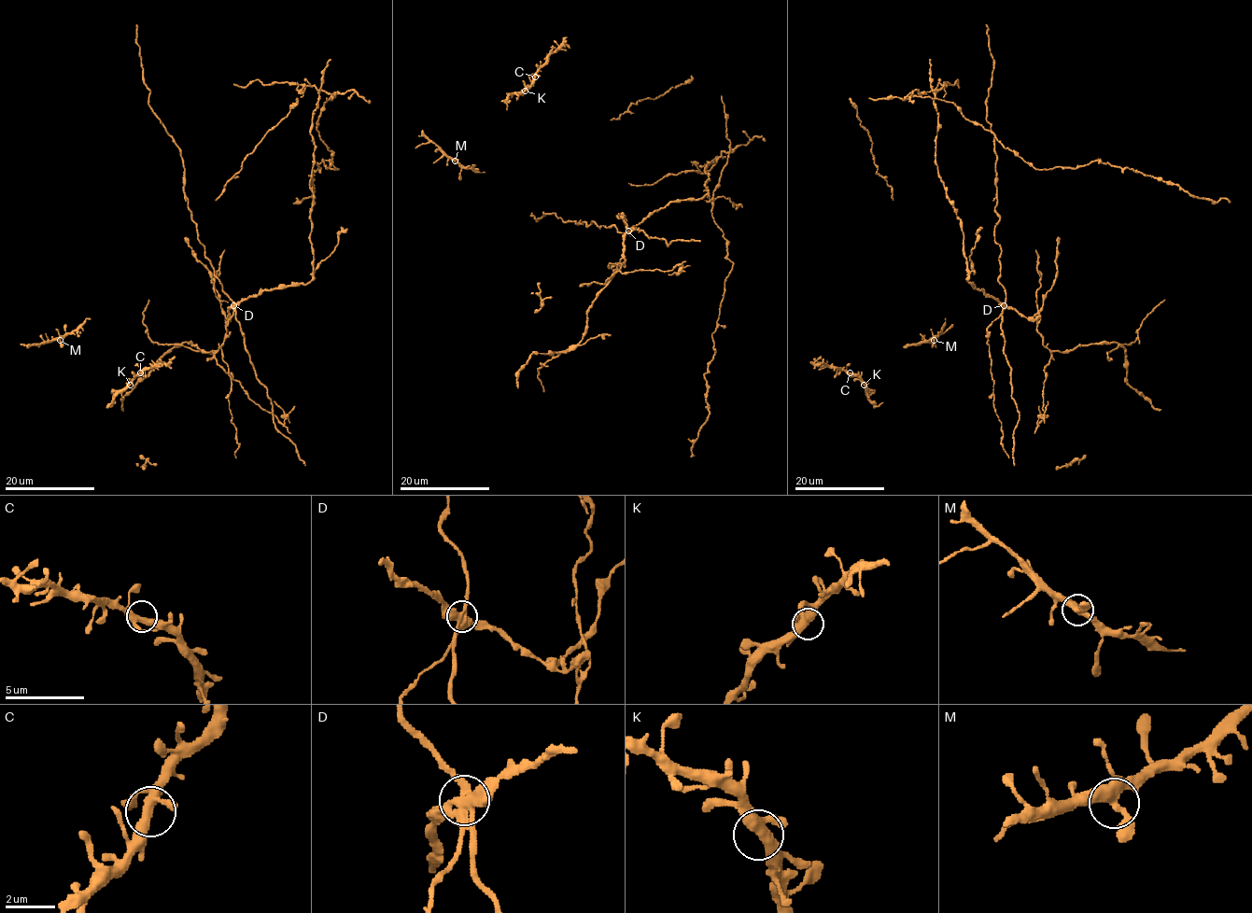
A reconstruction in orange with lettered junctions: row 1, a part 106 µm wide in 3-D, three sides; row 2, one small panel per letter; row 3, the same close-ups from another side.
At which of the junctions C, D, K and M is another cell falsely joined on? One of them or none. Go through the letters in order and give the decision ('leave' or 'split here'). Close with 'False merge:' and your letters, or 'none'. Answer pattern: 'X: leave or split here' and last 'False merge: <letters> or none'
C: leave
D: split here
K: leave
M: leave
False merge: D

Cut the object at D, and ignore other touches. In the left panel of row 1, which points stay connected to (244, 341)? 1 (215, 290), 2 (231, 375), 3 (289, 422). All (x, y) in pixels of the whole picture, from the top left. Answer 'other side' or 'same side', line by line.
1: other side
2: other side
3: other side

